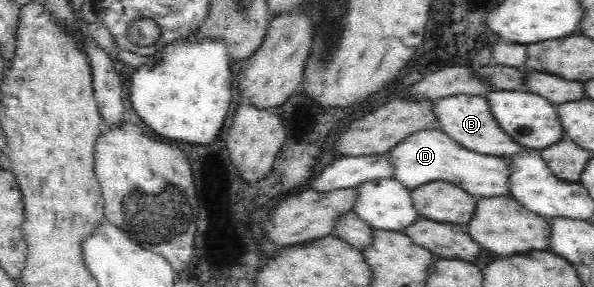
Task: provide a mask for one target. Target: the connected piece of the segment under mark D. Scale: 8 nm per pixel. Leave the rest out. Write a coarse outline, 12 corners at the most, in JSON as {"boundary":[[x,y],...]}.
{"boundary":[[437,128],[384,156],[408,189],[447,181],[474,198],[510,196],[507,161]]}

